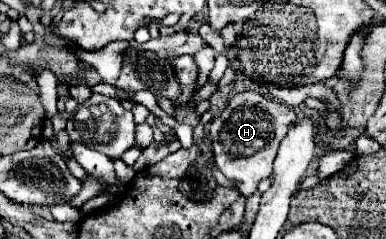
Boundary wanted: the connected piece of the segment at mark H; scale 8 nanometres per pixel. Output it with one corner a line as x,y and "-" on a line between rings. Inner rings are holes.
258,91
238,93
230,99
228,107
212,121
210,139
214,165
230,179
242,195
252,195
258,183
272,175
272,163
276,159
276,149
286,137
290,125
298,119
296,111
278,99
270,99

